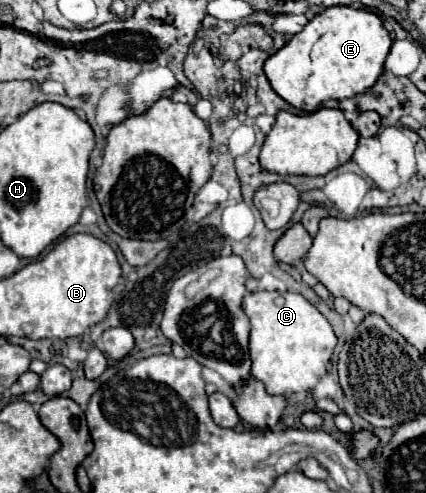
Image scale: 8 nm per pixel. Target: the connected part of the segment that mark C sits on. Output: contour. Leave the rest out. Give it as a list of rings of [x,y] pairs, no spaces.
[[[252,292],[244,298],[242,308],[252,324],[252,376],[264,384],[266,392],[282,396],[288,392],[306,394],[314,390],[326,374],[338,342],[330,322],[302,294],[294,292]]]

